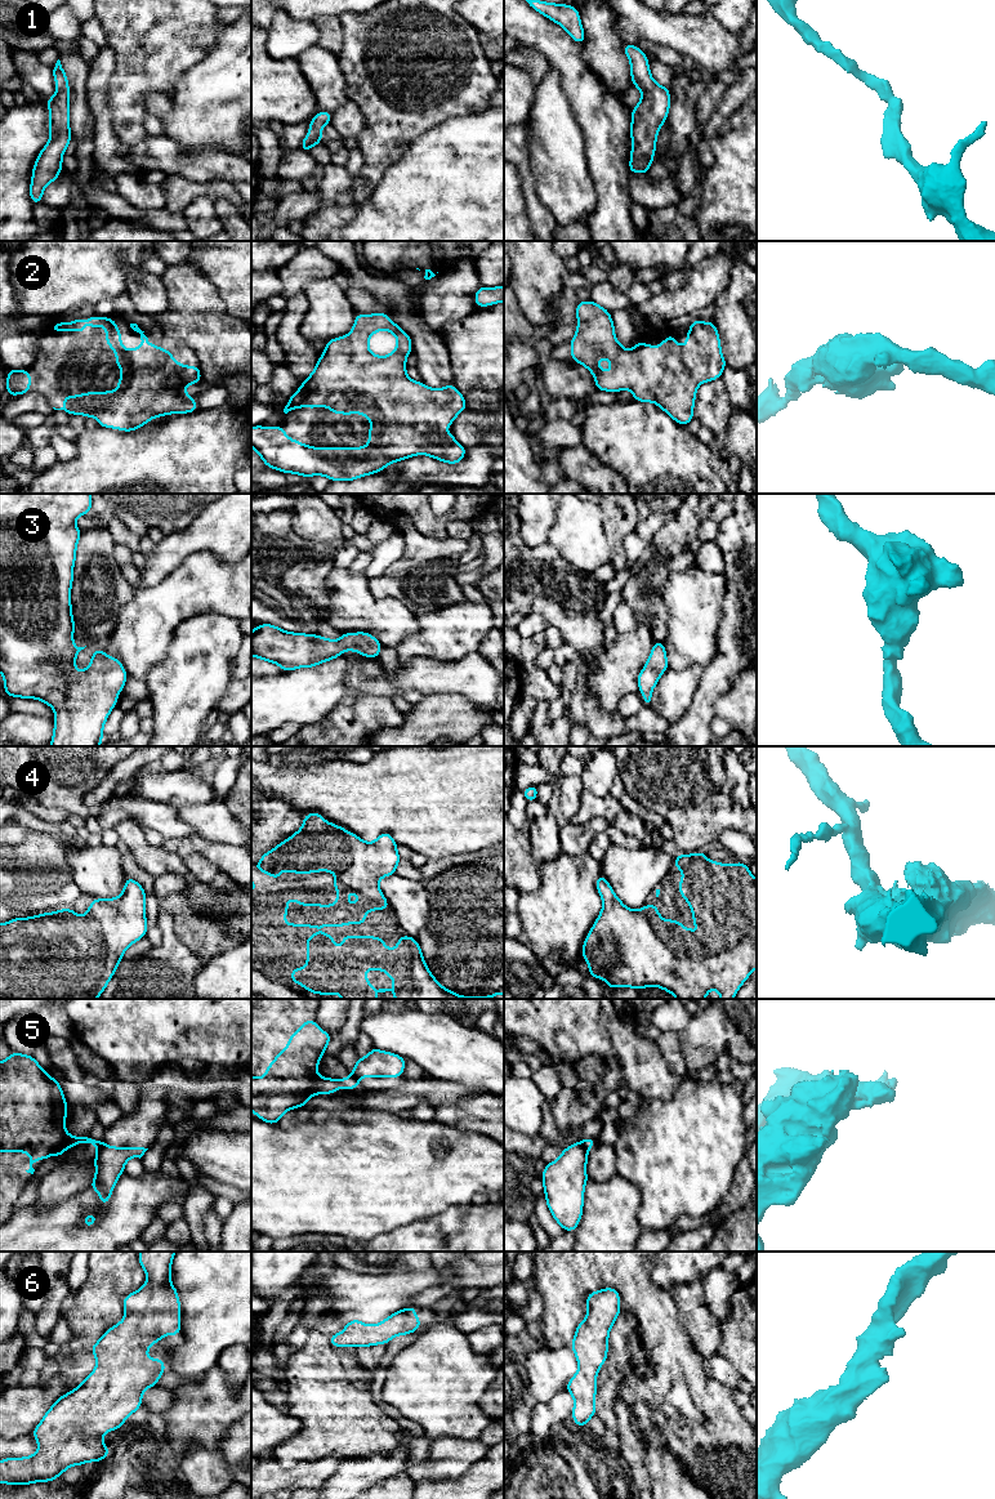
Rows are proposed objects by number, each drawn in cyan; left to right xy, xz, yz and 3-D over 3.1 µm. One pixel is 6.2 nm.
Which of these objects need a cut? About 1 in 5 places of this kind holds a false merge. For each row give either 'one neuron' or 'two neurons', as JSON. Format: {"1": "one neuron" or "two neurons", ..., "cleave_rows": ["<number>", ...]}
{"1": "one neuron", "2": "one neuron", "3": "one neuron", "4": "one neuron", "5": "two neurons", "6": "one neuron", "cleave_rows": ["5"]}

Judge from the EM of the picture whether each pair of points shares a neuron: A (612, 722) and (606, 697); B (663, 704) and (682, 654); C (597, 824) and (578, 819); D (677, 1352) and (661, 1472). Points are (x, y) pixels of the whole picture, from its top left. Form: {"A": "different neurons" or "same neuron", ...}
{"A": "different neurons", "B": "different neurons", "C": "different neurons", "D": "different neurons"}

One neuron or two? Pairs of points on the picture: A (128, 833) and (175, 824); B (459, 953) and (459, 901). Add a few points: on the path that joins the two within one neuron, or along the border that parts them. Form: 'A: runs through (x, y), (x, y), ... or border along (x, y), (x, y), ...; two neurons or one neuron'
A: border along (132, 819), (139, 826); two neurons
B: runs through (454, 940), (454, 914); one neuron

